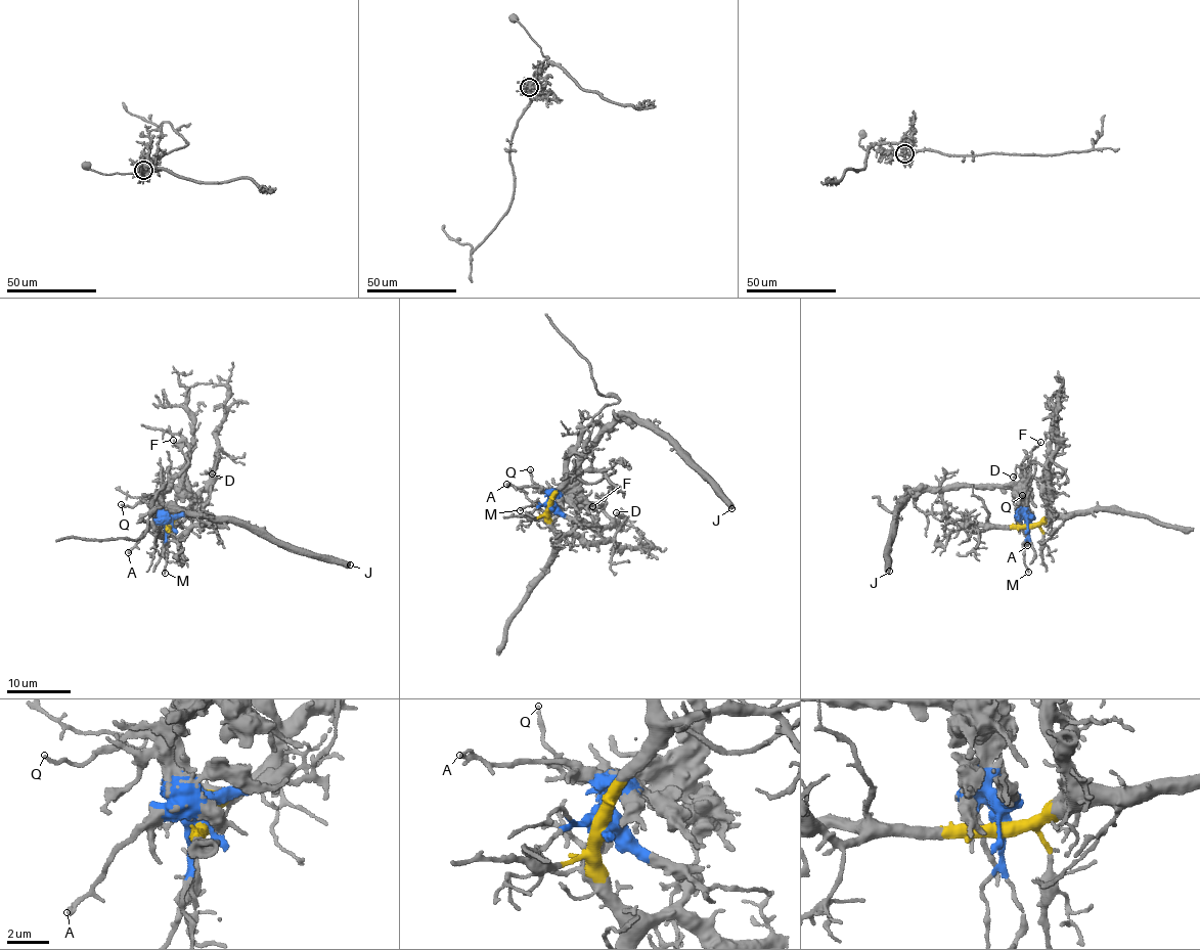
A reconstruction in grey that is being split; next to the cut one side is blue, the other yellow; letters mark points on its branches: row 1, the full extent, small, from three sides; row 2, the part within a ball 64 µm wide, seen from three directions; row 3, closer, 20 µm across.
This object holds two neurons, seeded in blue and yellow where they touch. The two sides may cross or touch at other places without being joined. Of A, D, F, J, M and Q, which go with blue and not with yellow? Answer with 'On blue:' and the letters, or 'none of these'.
On blue: A, F, J, M, Q

